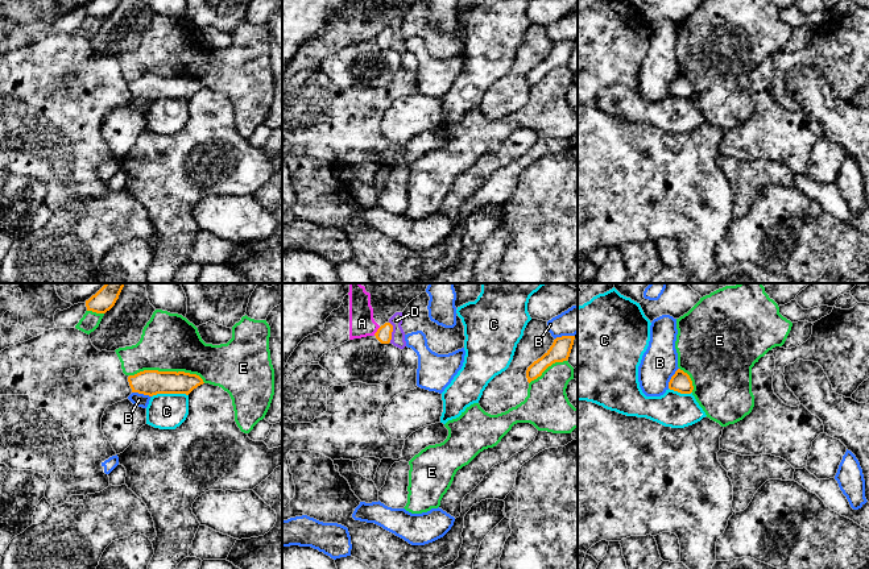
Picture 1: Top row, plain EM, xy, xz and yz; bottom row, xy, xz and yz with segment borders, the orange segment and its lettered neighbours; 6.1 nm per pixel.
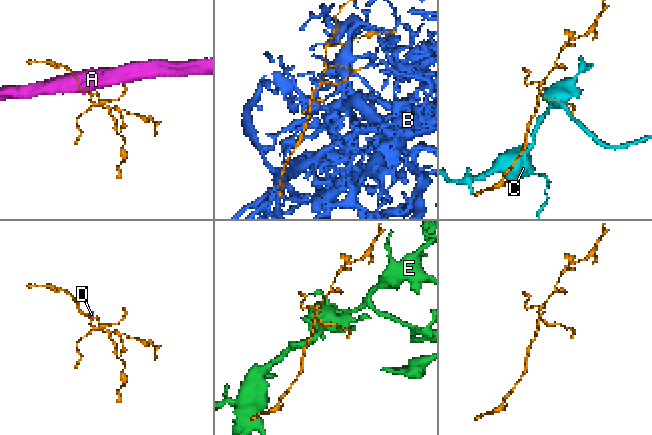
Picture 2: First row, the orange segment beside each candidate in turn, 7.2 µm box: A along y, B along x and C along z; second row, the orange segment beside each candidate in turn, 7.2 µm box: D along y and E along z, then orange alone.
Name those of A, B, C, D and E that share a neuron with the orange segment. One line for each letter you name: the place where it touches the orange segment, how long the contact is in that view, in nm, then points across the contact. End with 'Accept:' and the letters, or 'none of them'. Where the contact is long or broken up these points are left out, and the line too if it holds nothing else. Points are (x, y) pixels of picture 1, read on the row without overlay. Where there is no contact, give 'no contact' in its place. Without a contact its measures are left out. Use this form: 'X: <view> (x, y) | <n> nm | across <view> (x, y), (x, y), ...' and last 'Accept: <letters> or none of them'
Accept: none of them

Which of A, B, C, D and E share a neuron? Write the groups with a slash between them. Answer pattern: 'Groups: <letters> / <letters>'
Groups: A / B / C / D / E

